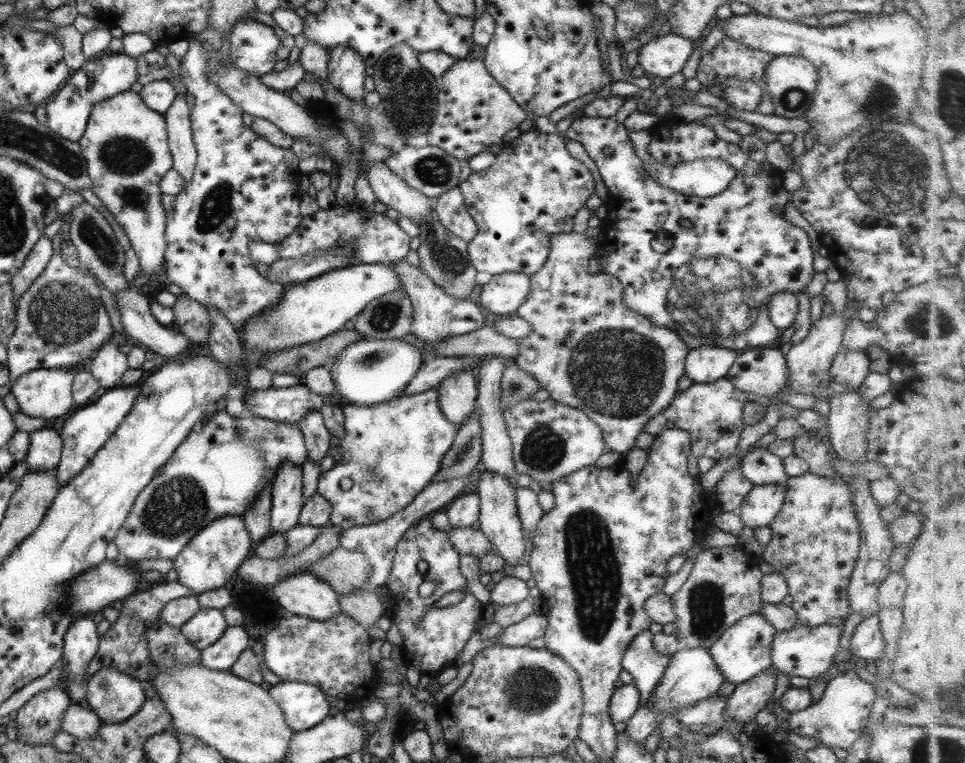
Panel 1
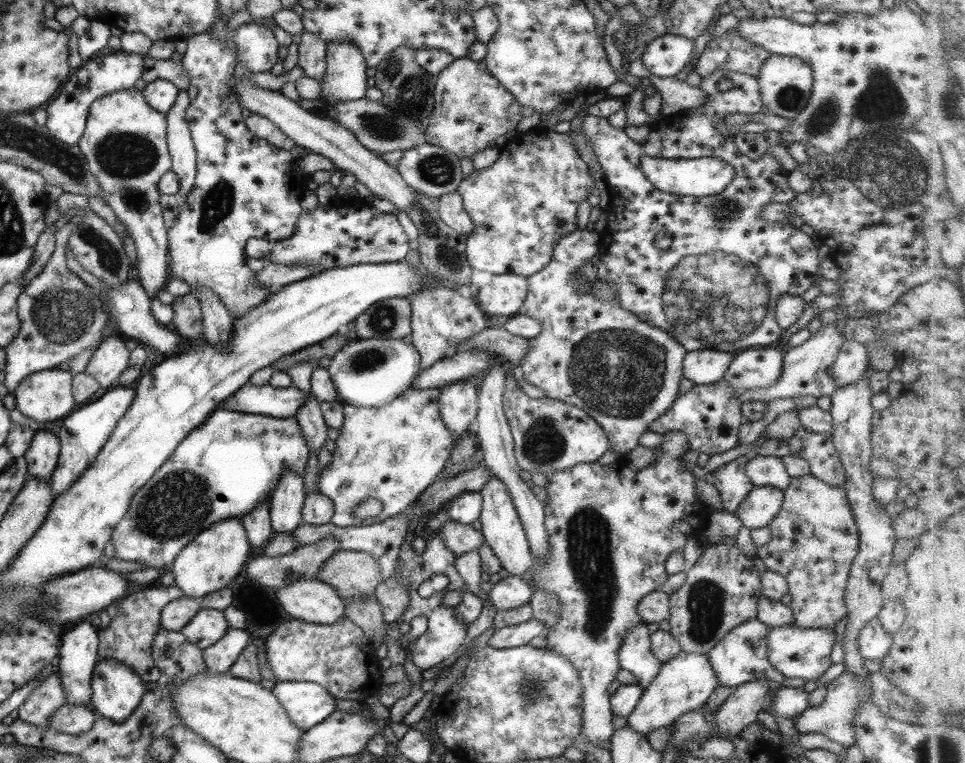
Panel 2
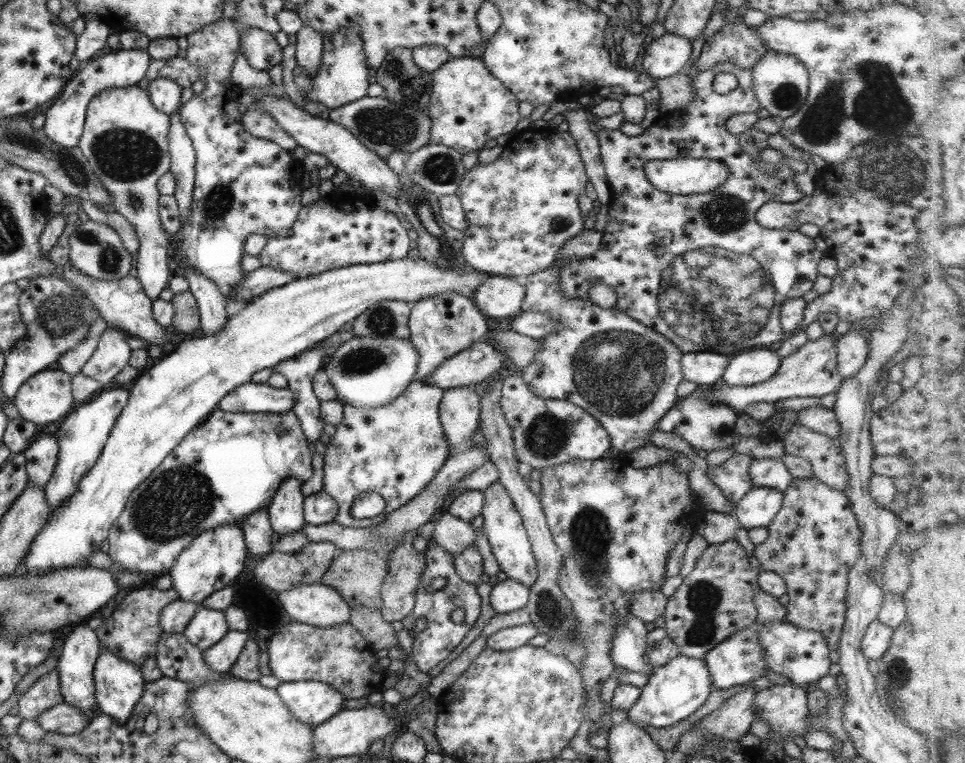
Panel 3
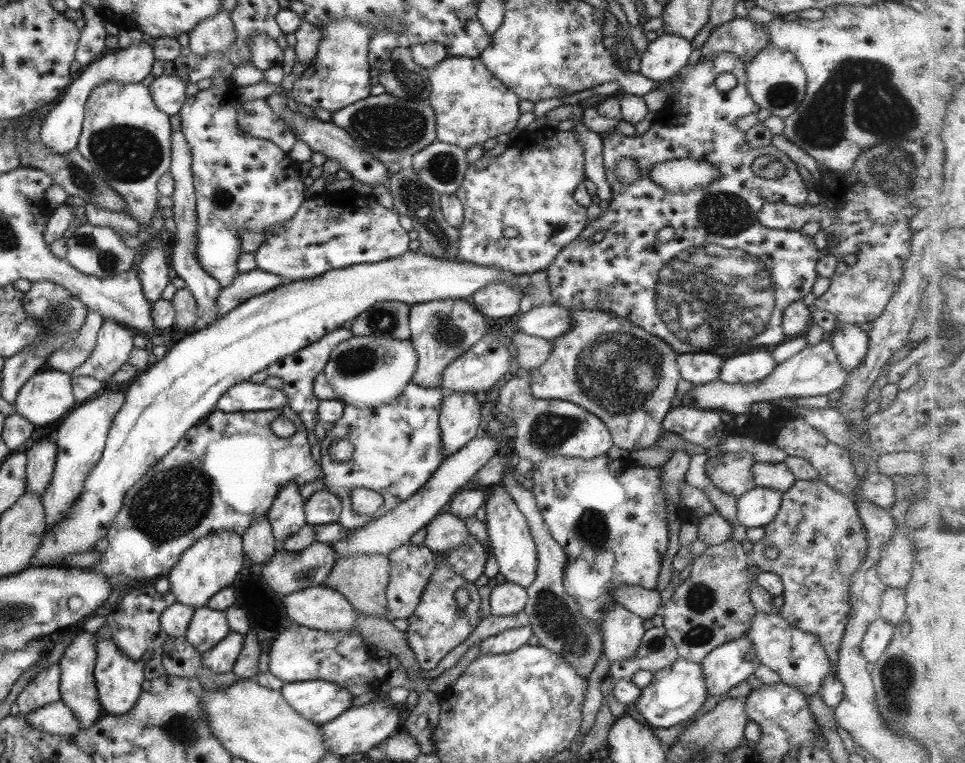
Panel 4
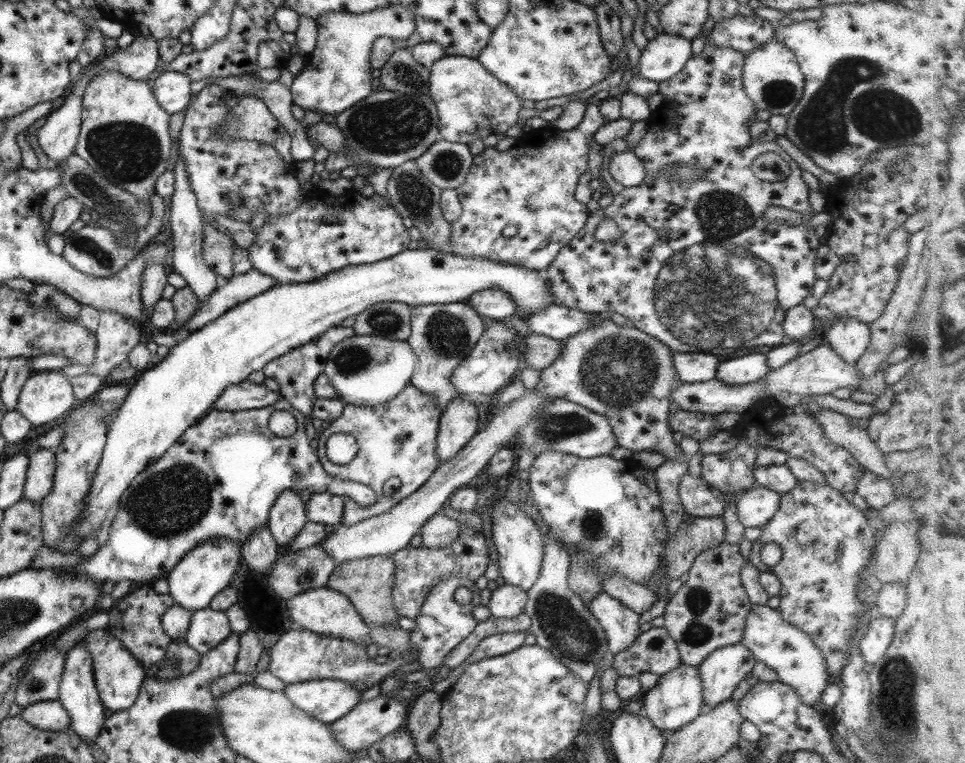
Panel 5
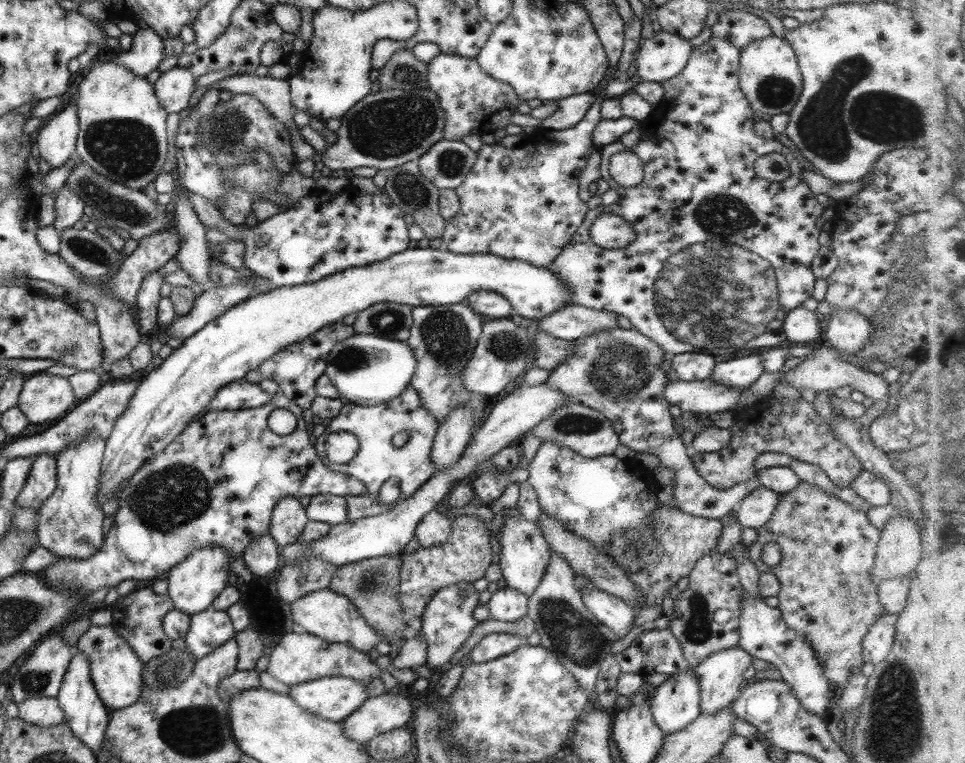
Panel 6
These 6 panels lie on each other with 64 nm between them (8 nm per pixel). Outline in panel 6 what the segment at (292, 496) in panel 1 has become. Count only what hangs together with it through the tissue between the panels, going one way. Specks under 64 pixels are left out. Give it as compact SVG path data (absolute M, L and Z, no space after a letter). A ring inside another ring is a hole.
M284 497L275 504L271 512L270 538L279 548L296 543L308 522L305 508L294 497Z

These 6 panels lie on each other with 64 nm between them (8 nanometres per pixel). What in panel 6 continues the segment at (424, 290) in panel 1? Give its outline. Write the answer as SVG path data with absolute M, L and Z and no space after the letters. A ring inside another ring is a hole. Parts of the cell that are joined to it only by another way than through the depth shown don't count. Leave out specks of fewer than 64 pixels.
M464 302L443 306L410 307L410 335L406 340L415 356L415 370L409 382L411 388L419 394L423 408L431 414L437 423L445 420L445 416L453 408L467 406L472 412L476 425L485 419L488 406L483 401L469 402L470 392L461 383L461 370L475 348L481 332L481 318Z

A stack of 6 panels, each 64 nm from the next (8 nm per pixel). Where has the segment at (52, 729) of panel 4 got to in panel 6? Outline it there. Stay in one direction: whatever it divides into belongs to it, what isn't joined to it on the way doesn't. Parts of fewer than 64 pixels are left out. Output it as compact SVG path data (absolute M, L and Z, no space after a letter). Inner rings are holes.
M31 697L23 702L16 703L18 706L17 717L22 721L43 727L63 723L63 710L59 708L56 698Z

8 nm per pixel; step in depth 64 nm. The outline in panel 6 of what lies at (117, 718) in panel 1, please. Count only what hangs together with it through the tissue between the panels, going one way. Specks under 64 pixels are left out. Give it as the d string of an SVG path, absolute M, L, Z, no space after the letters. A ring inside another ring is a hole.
M110 624L91 625L79 637L75 647L78 652L87 656L89 678L105 708L109 711L122 709L131 706L139 698L139 692L143 686L141 676L143 664L123 637L115 633L115 629Z

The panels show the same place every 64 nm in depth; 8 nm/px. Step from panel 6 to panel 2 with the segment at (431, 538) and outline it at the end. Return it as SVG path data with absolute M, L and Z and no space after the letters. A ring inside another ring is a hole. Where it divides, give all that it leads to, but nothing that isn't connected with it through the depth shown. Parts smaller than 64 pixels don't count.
M449 519L435 534L445 544L445 548L451 550L457 557L469 551L479 550L480 545L483 543L480 532L473 530L470 525L464 526Z

